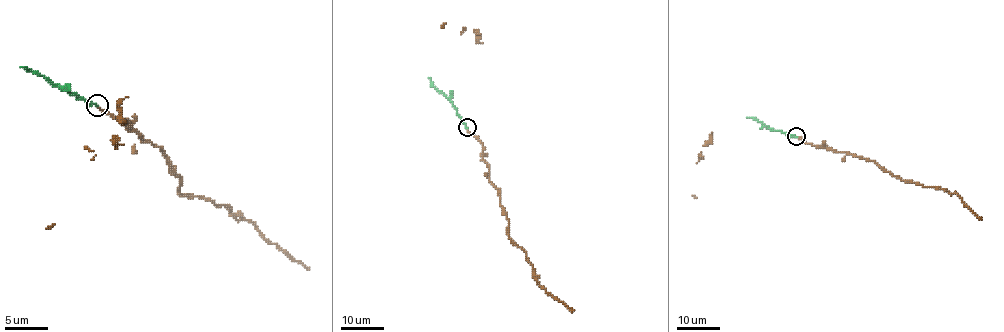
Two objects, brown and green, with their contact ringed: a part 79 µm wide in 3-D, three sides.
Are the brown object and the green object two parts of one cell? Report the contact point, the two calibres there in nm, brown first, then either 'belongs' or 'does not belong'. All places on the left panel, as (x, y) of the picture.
place (97, 105); calibres 150 and 160 nm; belongs

